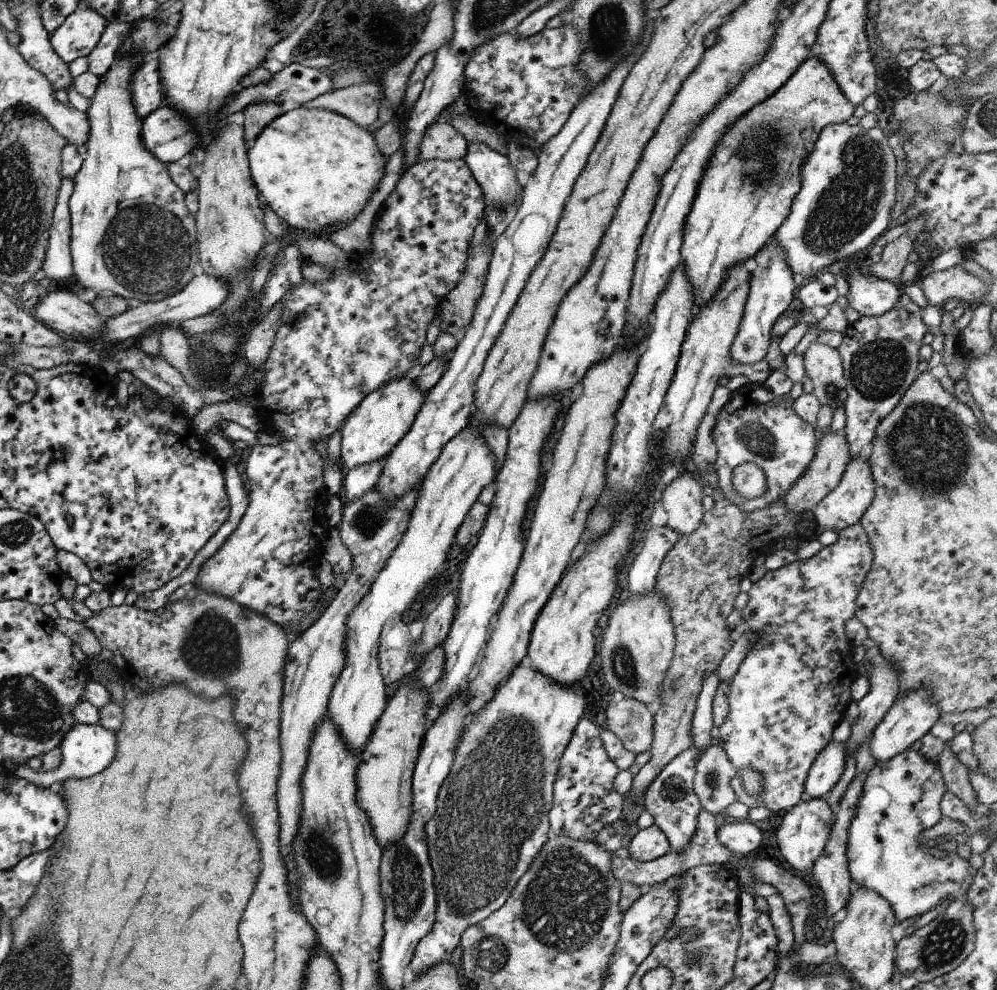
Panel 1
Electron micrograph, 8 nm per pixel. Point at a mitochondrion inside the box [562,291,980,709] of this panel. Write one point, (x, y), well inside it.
(927, 446)

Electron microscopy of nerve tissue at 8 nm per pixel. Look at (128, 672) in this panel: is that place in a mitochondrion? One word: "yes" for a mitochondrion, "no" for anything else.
no

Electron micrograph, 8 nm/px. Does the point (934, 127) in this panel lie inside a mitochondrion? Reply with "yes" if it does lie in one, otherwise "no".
yes

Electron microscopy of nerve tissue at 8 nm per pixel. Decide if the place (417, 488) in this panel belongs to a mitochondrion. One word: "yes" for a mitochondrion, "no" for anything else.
no

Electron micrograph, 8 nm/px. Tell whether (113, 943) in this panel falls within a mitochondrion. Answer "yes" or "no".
no

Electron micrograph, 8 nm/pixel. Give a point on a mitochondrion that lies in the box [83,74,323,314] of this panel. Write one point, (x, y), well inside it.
(146, 247)

